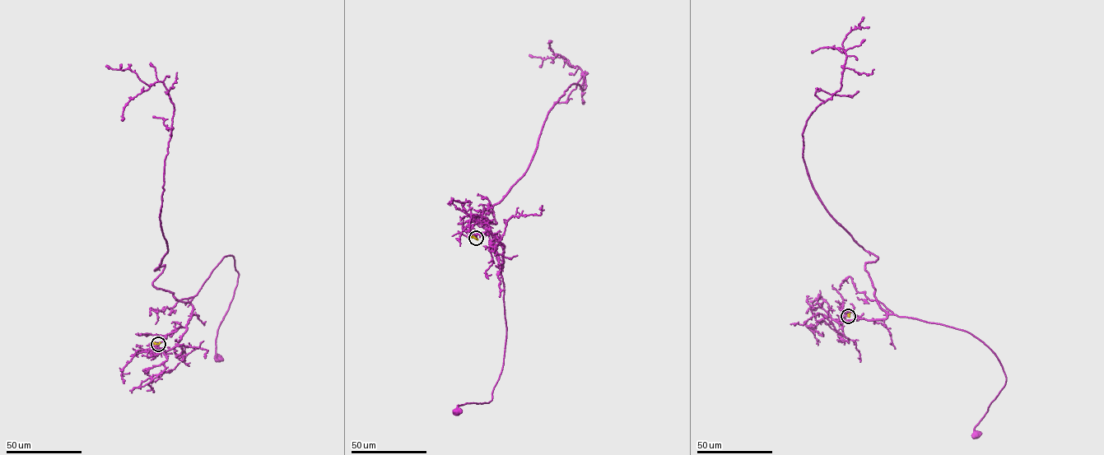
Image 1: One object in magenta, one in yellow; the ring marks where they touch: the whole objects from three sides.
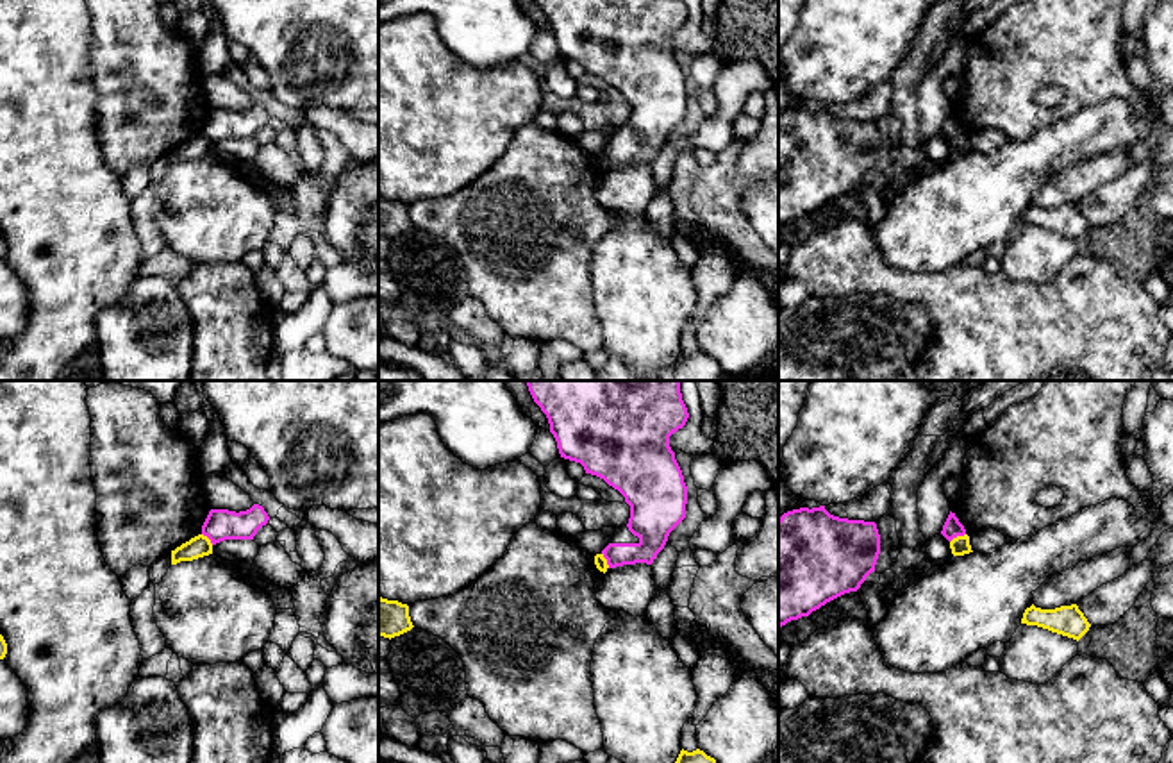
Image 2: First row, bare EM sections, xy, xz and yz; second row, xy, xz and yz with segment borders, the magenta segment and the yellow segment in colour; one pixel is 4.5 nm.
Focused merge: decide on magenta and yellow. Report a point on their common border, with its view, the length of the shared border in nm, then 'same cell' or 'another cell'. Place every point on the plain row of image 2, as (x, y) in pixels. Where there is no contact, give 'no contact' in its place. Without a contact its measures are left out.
yz (957, 134) | 80 nm | another cell

